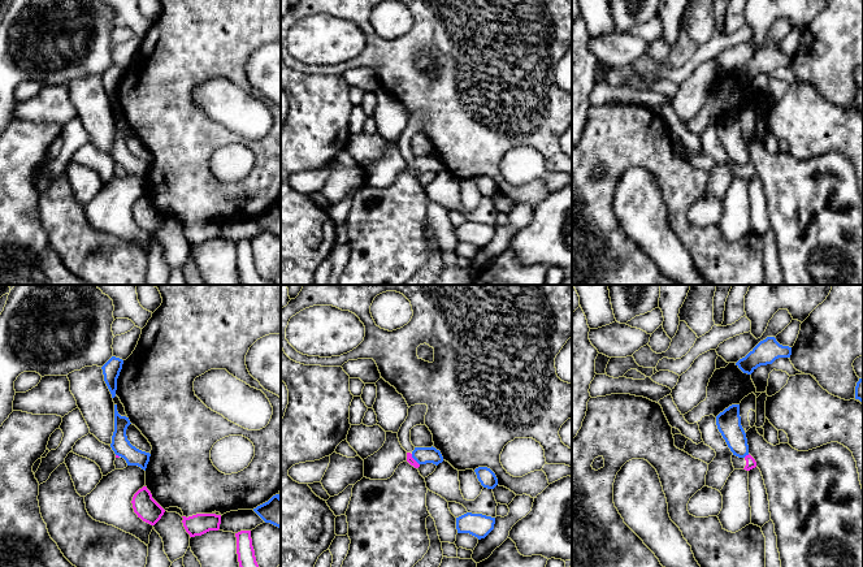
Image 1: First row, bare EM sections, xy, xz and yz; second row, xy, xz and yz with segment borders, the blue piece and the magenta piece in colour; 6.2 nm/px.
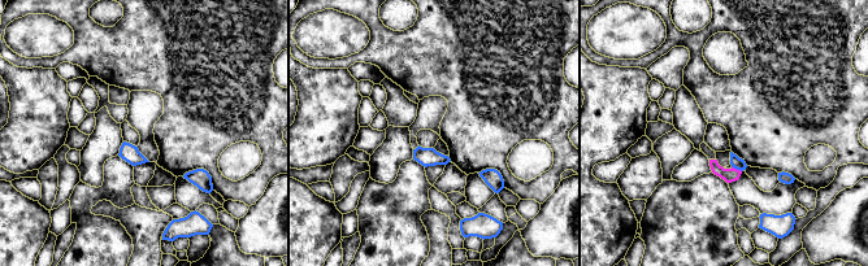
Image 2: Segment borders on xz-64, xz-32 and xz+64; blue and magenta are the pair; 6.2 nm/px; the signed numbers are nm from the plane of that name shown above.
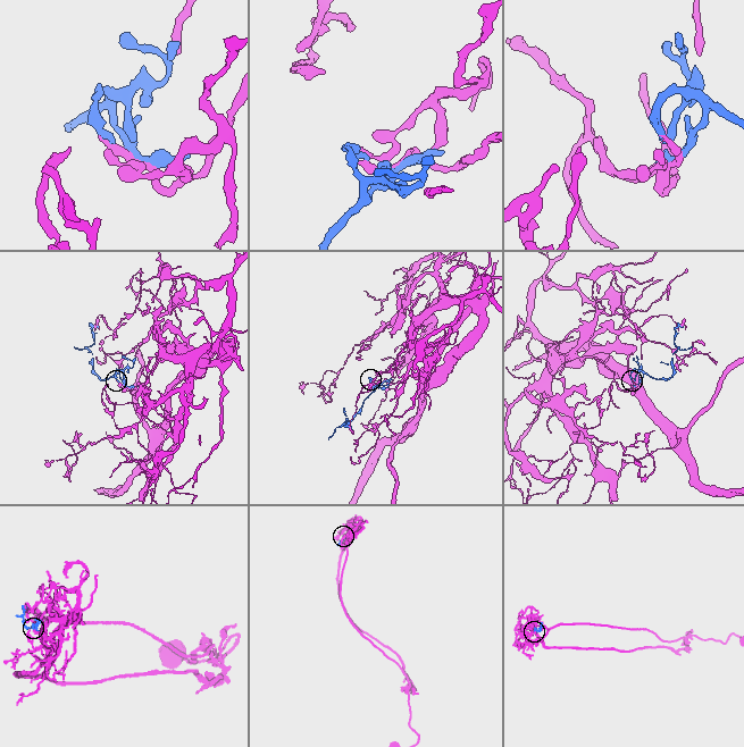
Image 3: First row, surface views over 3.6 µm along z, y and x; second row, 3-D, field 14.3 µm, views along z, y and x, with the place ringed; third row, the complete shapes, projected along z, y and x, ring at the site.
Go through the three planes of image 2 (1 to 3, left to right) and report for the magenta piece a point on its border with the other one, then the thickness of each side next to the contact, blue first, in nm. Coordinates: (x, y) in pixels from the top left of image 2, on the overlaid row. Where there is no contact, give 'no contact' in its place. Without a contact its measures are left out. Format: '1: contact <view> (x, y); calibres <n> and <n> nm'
1: no contact
2: no contact
3: contact xz+64 (737, 169); calibres 70 and 90 nm

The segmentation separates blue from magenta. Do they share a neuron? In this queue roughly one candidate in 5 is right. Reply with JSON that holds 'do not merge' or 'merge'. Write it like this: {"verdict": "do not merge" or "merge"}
{"verdict": "do not merge"}

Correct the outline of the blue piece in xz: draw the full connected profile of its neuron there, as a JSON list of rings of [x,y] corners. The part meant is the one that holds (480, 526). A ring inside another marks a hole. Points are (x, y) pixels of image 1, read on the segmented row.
[[[467,512],[456,518],[457,533],[469,533],[478,540],[485,538],[493,529],[495,518]]]

